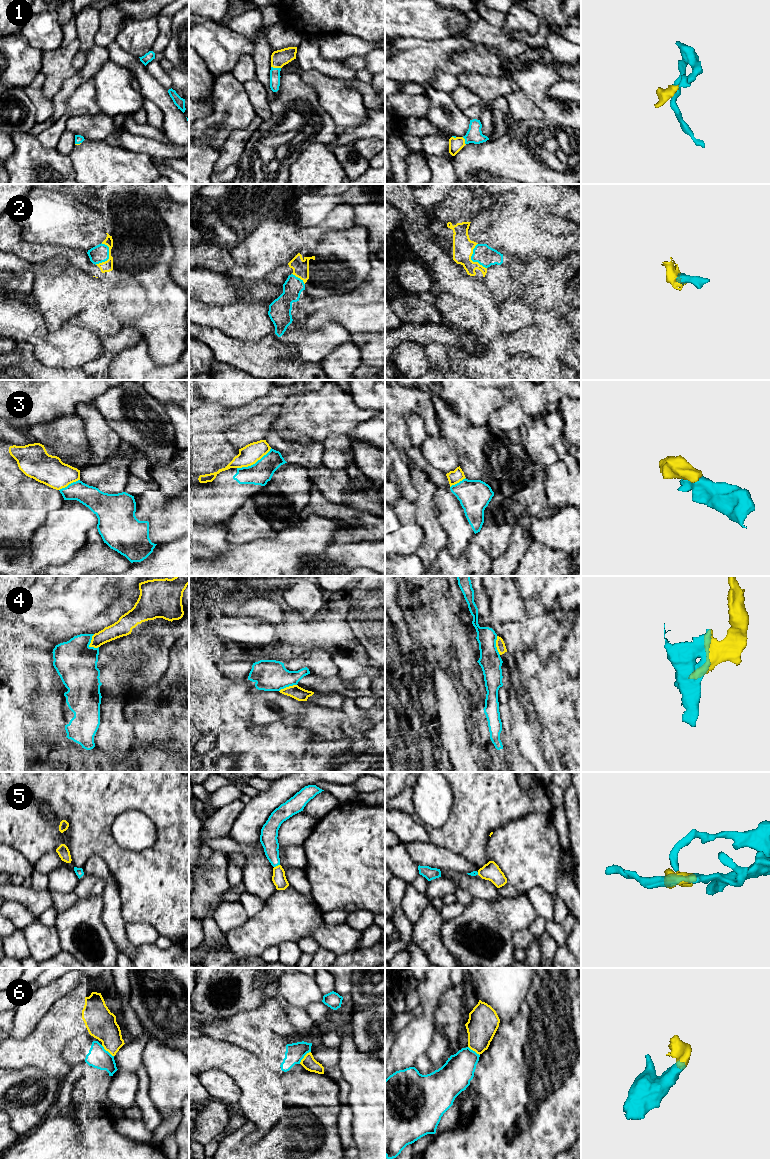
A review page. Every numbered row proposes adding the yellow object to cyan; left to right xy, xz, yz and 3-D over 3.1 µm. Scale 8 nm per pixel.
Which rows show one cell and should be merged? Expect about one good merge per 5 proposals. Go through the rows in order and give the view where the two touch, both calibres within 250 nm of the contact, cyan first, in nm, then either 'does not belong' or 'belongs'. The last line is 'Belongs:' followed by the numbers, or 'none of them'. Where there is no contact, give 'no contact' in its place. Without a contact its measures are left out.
1: meets cyan in xz; 80 nm thick on the cyan side, 140 nm on the other; belongs
2: meets cyan in xy; 140 nm thick on the cyan side, 90 nm on the other; belongs
3: meets cyan in xz; 180 nm thick on the cyan side, 160 nm on the other; does not belong
4: meets cyan in xy; 340 nm thick on the cyan side, 120 nm on the other; does not belong
5: meets cyan in xz; 140 nm thick on the cyan side, 110 nm on the other; belongs
6: meets cyan in xz; 160 nm thick on the cyan side, 110 nm on the other; does not belong
Belongs: 1, 2, 5

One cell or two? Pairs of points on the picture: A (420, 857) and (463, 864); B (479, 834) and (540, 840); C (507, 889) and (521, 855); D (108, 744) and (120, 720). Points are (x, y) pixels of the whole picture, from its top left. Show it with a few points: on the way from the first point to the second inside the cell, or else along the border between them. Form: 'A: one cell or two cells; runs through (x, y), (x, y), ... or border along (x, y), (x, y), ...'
A: one cell; runs through (431, 857), (452, 861)
B: two cells; border along (490, 837), (487, 843), (485, 860)
C: two cells; border along (507, 881), (524, 893)
D: one cell; runs through (114, 738), (114, 726)

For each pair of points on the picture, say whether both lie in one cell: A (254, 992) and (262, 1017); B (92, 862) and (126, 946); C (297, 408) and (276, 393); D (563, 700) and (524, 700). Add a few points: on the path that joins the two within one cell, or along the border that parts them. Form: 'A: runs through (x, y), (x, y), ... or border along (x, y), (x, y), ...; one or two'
A: border along (271, 996), (259, 1006), (240, 1011), (236, 1015); two
B: runs through (110, 883), (112, 919), (115, 925); one
C: border along (307, 390), (293, 392), (280, 405); two
D: border along (519, 680), (529, 696), (536, 718), (540, 722); two

